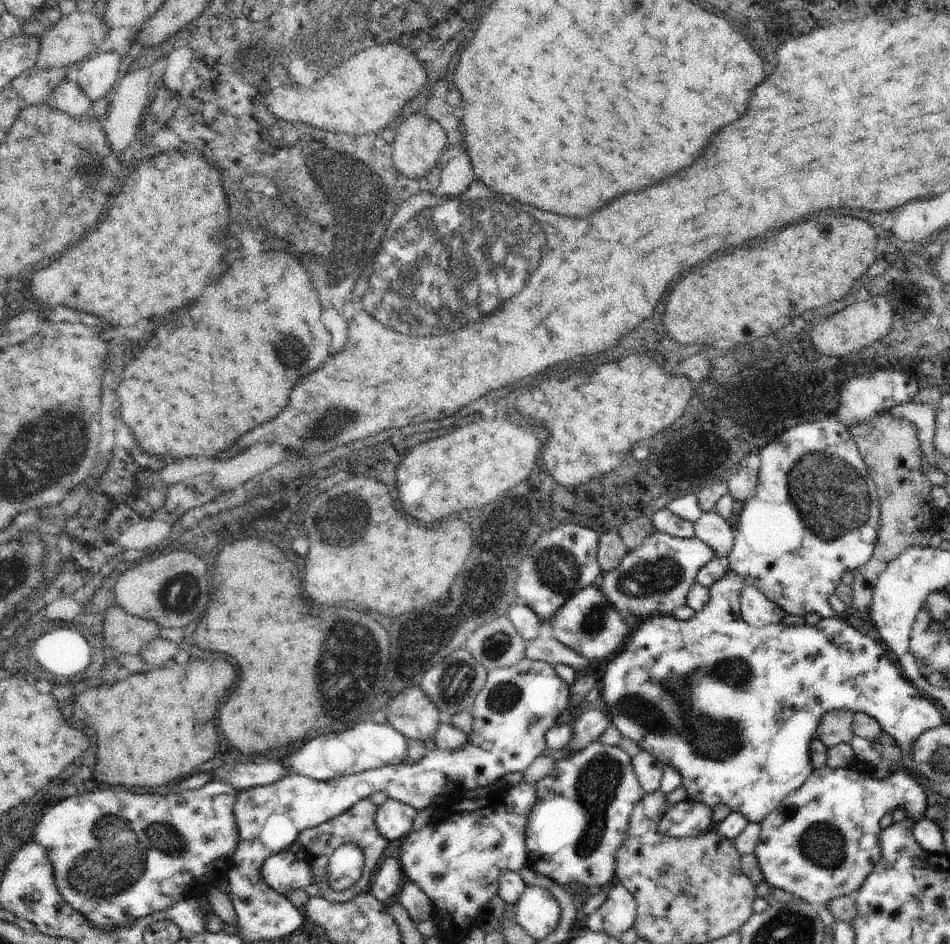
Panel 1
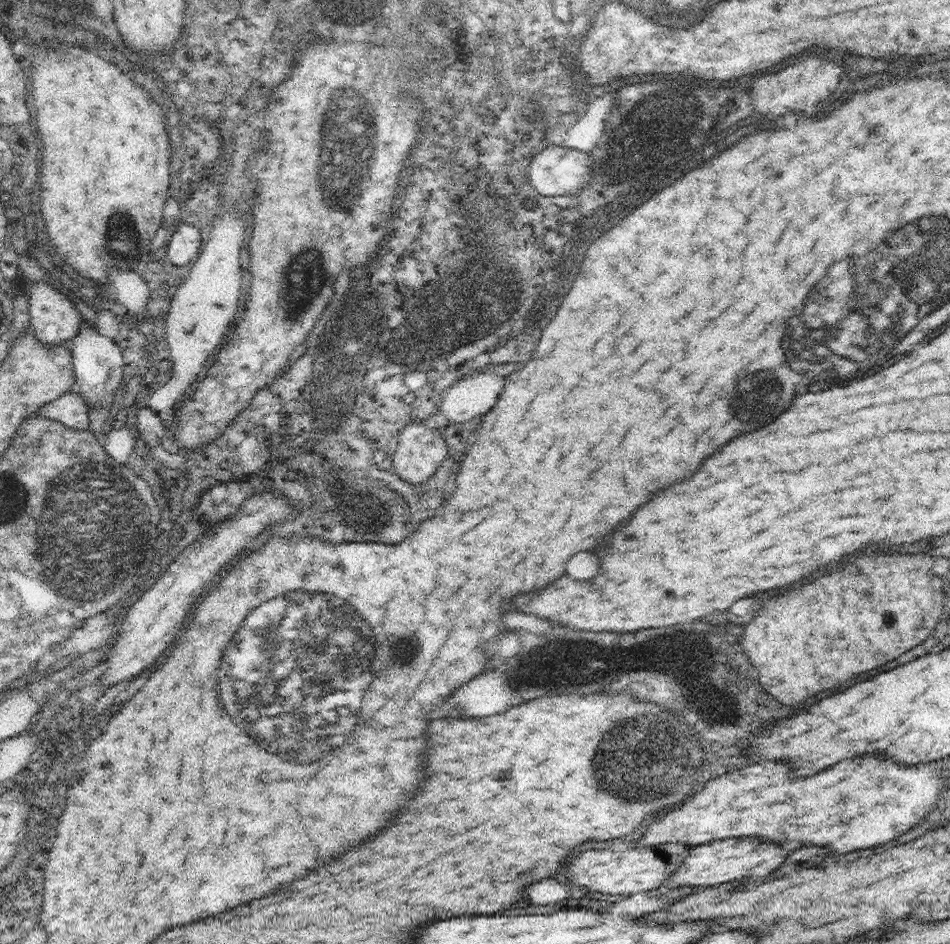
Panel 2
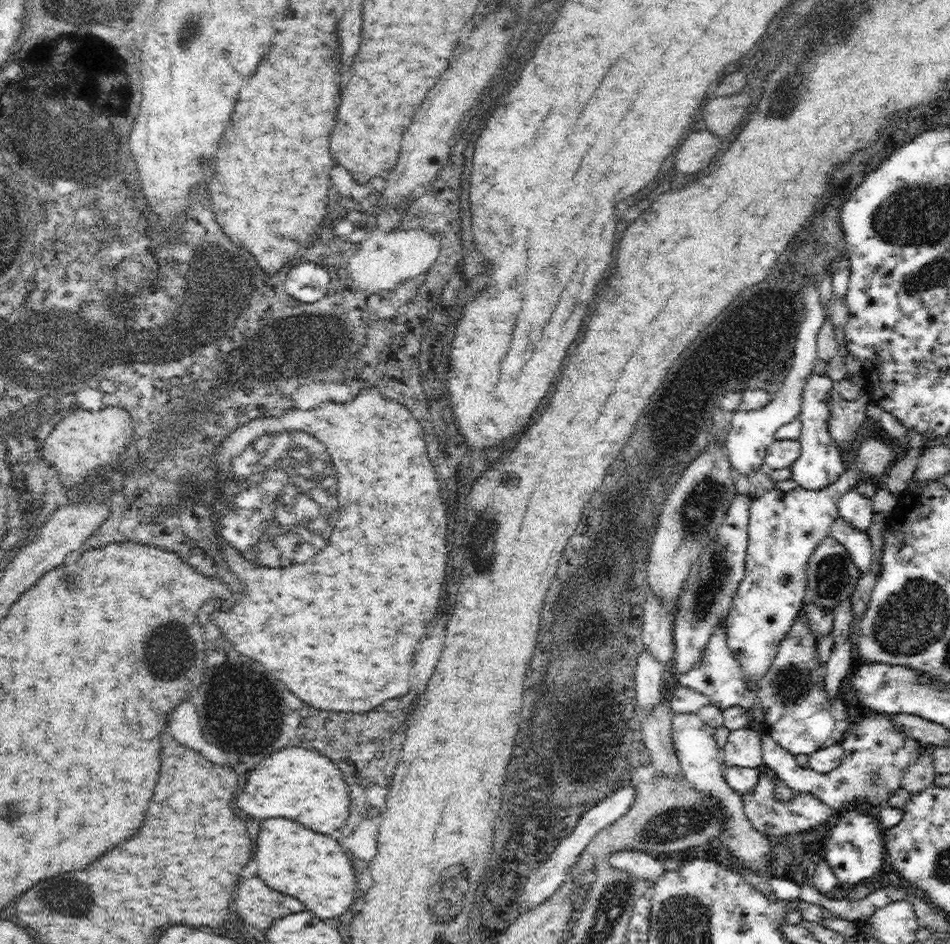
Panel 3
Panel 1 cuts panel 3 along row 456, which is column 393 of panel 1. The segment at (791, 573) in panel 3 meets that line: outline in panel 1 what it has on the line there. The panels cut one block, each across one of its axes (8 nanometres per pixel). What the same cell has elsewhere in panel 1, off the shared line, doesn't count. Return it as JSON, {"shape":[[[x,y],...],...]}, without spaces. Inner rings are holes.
{"shape":[[[383,858],[379,868],[373,872],[371,884],[367,890],[387,906],[393,898],[397,898],[397,888],[403,884],[403,868],[401,862],[395,858]]]}

